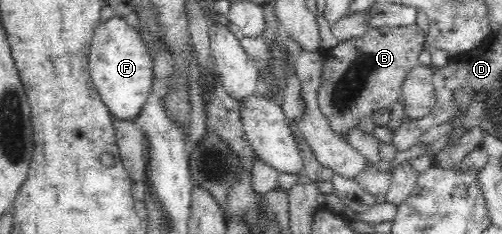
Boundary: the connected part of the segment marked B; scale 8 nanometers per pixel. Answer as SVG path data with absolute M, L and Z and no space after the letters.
M416 24L412 25L405 25L404 27L389 27L389 26L382 26L377 28L371 28L369 29L365 34L362 35L362 37L355 37L350 38L346 41L341 41L341 43L338 43L336 47L333 47L329 50L327 50L323 54L323 63L322 63L322 75L320 79L321 86L318 90L318 106L321 110L321 113L329 120L331 129L338 133L339 135L343 135L345 137L345 134L350 130L353 129L355 126L358 125L359 121L363 117L372 116L375 111L378 109L387 109L392 103L395 103L397 99L399 99L401 93L402 93L402 86L405 82L407 73L413 68L418 66L418 60L419 55L424 50L423 43L425 42L426 37L424 34L417 28Z

